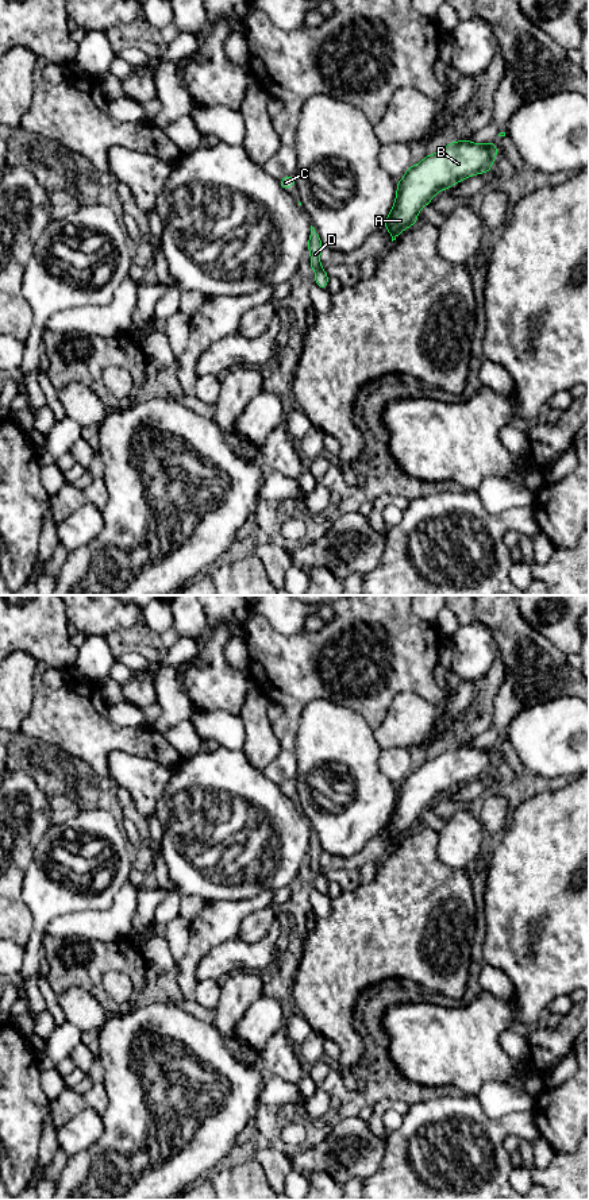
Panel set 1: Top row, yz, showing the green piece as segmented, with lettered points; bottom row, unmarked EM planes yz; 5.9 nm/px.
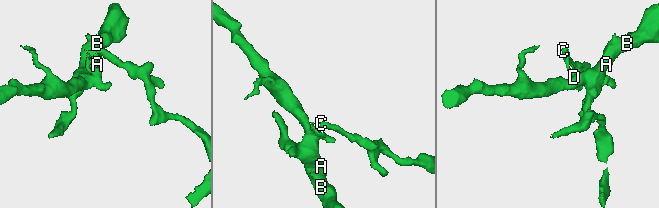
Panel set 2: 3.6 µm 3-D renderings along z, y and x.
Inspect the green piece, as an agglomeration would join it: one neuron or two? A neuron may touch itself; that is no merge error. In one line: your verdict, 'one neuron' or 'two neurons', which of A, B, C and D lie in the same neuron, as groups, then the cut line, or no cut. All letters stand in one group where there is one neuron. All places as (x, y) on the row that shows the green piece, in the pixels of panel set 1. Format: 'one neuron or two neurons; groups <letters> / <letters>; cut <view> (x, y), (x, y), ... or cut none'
two neurons; groups A B / C D; cut yz (320, 266), (315, 273)

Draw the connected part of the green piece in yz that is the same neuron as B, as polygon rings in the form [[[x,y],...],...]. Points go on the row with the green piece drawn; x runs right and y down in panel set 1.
[[[470,139],[451,142],[432,155],[412,165],[397,182],[396,200],[384,227],[392,242],[408,227],[417,223],[421,208],[435,194],[476,174],[489,173],[497,157],[497,146],[473,143]]]

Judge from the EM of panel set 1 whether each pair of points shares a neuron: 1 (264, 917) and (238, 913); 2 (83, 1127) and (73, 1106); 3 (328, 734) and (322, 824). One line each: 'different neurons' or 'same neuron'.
1: different neurons
2: different neurons
3: same neuron

